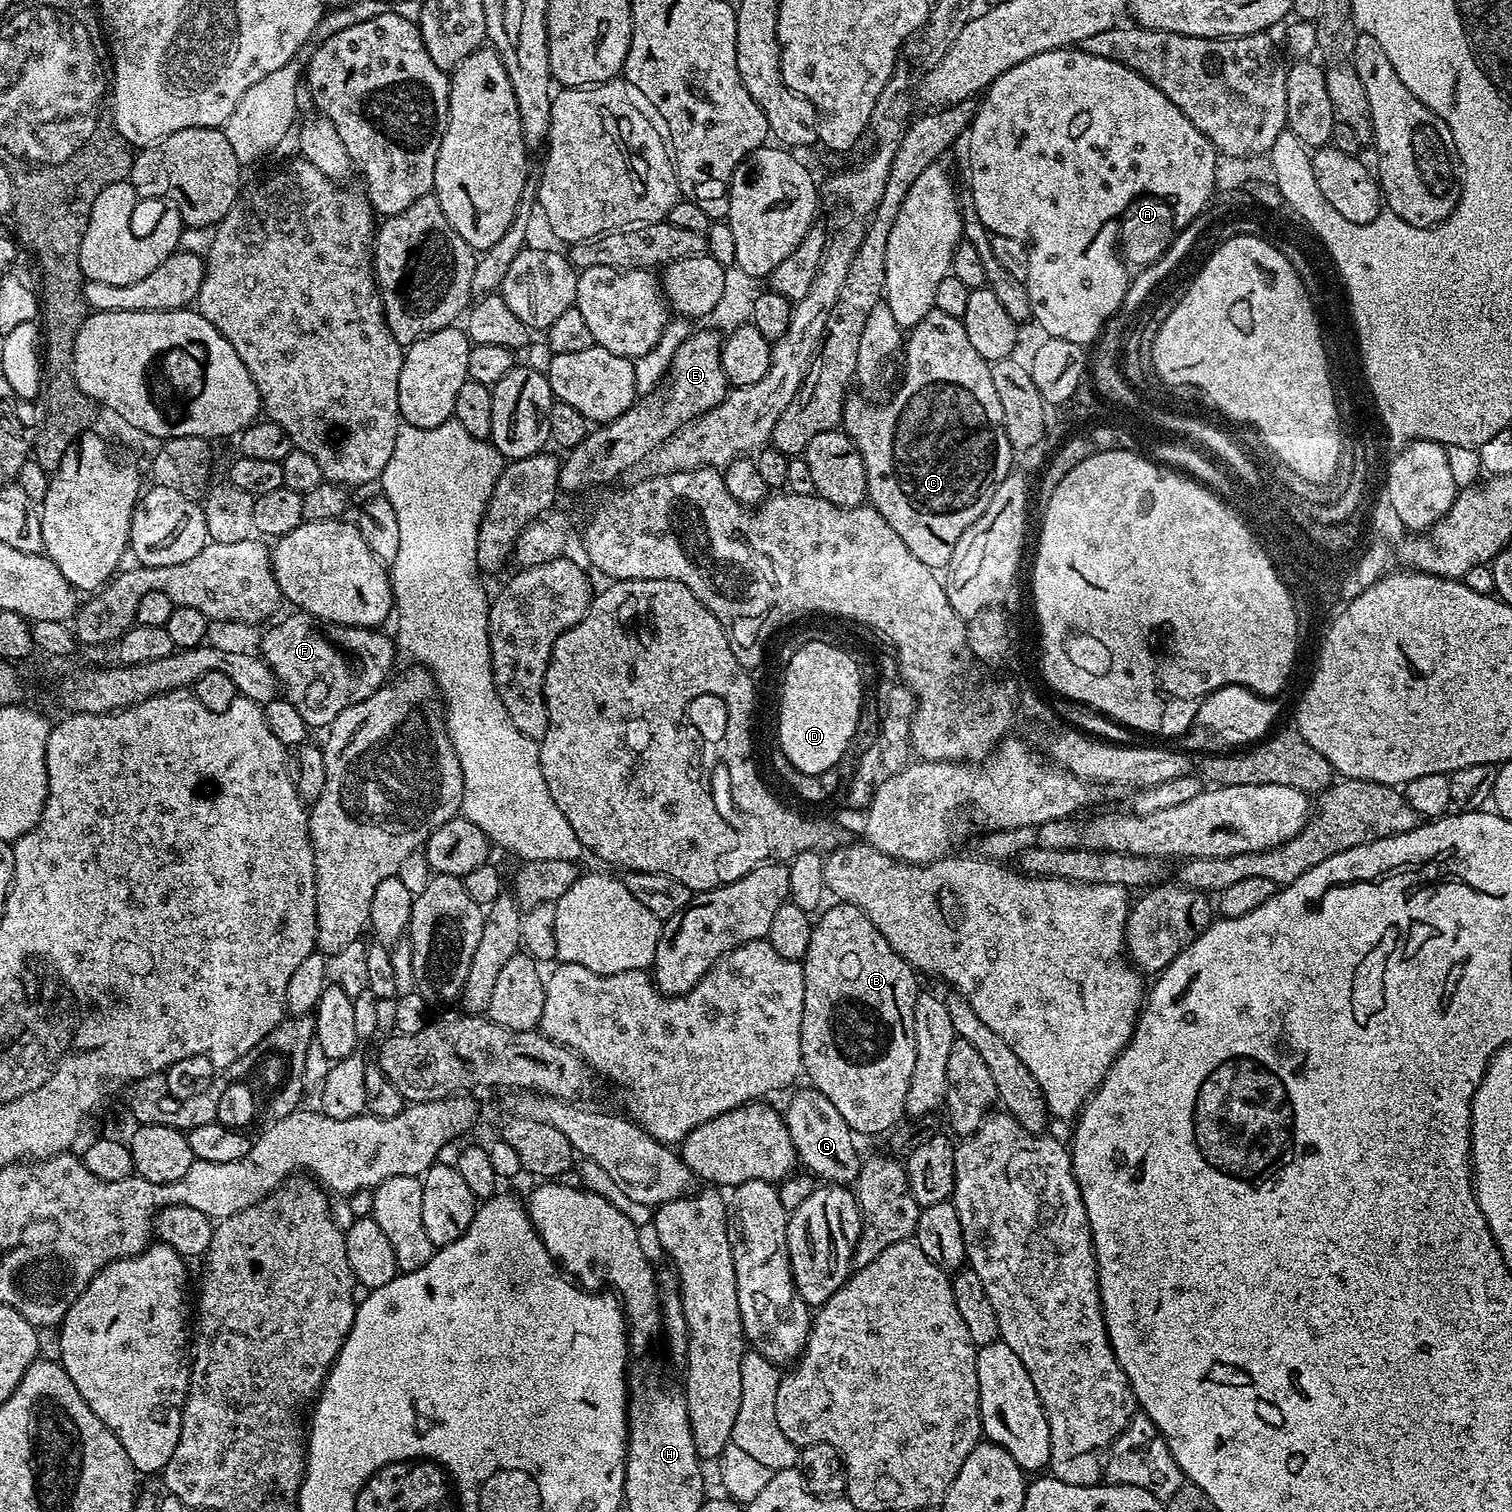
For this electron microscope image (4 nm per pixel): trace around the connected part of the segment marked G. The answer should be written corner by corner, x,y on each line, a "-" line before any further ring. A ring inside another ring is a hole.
811,1086
799,1088
791,1093
793,1096
788,1100
788,1112
783,1113
784,1124
788,1127
788,1133
796,1147
797,1161
821,1181
845,1186
855,1185
856,1179
860,1177
862,1156
856,1153
852,1128
846,1118
838,1114
826,1094

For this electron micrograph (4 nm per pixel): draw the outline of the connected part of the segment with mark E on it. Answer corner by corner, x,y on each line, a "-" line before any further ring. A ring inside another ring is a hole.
693,331
689,334
686,342
682,342
682,346
676,348
663,380
651,392
639,399
631,408
627,408
617,420
593,427
587,438
563,457
560,466
560,488
568,492
584,492
587,488
596,488
599,484
608,484
611,480
618,479
635,464
641,465
654,449
665,444
675,432
682,430
691,420
697,420
702,414
714,410
714,406
718,406
718,402
722,402
730,391
720,361
721,343
721,333

